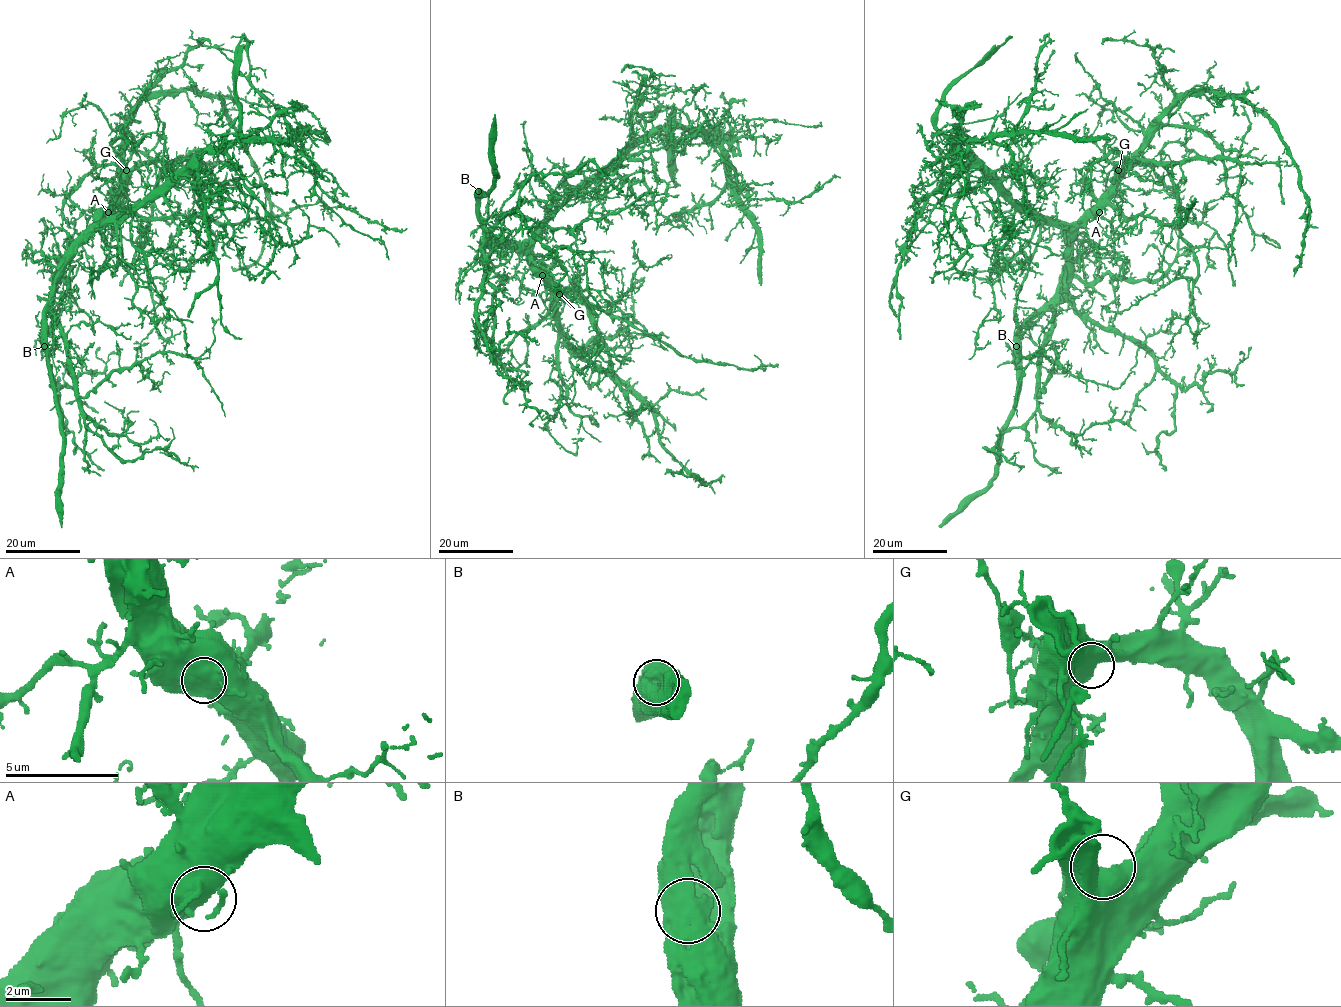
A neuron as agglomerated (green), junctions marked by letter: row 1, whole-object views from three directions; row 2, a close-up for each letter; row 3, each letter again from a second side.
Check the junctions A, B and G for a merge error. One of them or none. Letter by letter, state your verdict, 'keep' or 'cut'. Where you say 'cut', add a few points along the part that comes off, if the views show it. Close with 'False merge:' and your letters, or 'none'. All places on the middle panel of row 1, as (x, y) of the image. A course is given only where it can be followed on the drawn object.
A: keep
B: keep
G: keep
False merge: none

